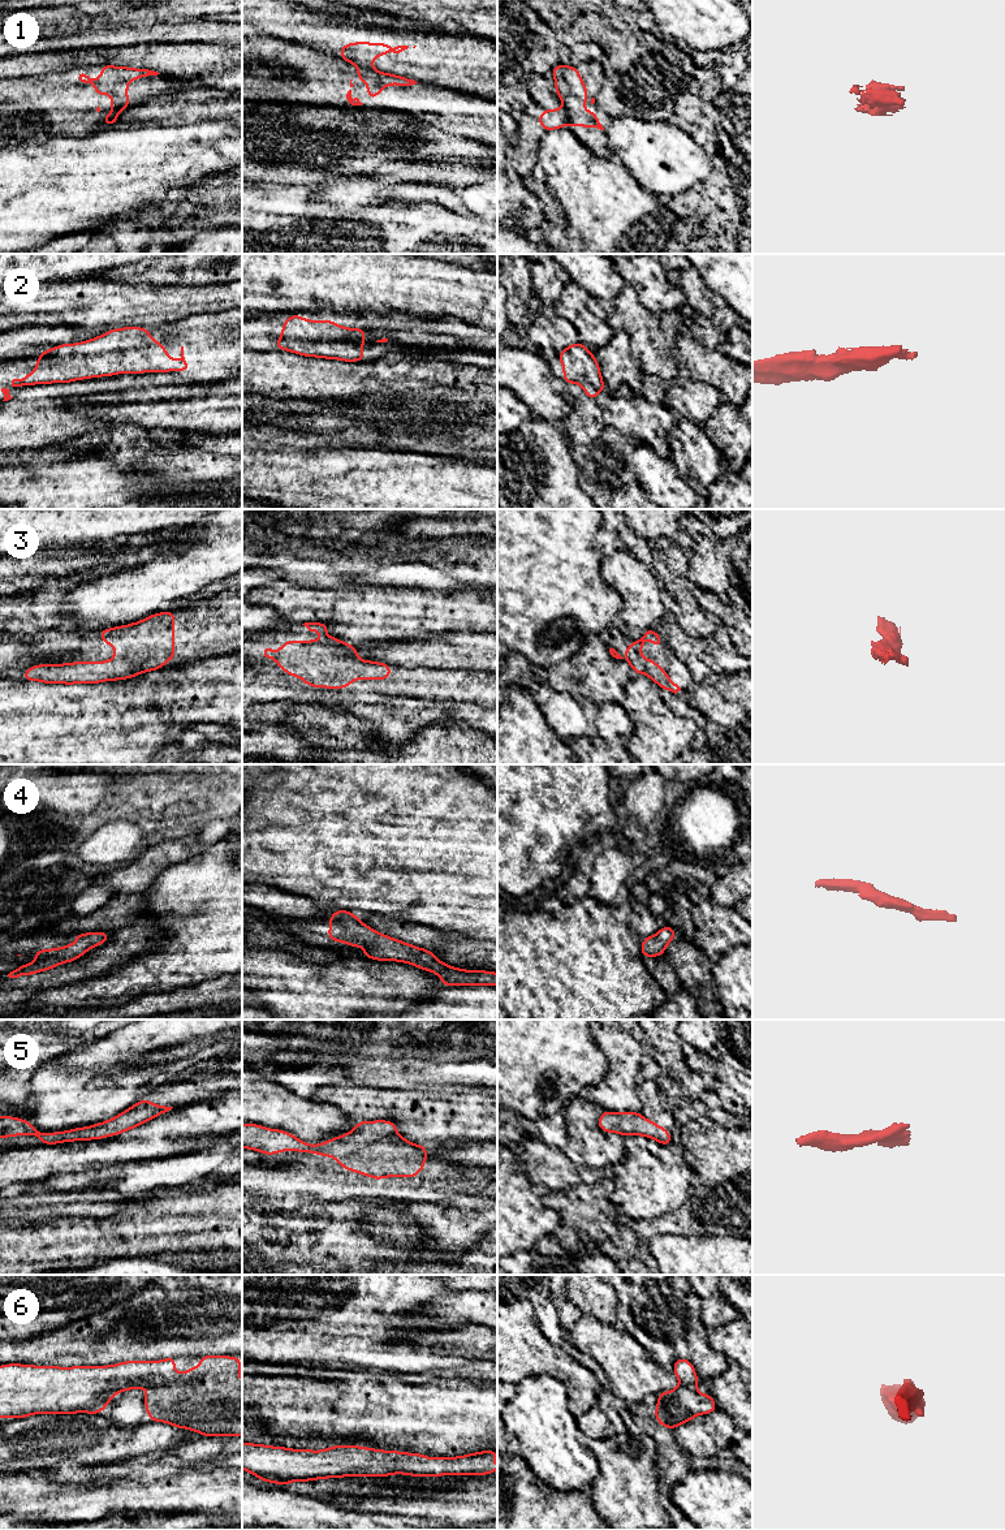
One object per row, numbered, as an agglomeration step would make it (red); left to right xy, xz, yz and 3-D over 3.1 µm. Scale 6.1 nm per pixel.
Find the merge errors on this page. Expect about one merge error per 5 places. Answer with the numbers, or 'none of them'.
1

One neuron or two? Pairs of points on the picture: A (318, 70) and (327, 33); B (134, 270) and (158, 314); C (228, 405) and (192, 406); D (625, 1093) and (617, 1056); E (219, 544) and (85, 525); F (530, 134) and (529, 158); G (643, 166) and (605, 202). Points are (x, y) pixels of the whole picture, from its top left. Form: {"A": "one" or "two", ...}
{"A": "two", "B": "two", "C": "one", "D": "one", "E": "two", "F": "one", "G": "two"}

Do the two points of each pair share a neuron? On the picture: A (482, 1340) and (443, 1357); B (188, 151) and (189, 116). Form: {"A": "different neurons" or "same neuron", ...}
{"A": "same neuron", "B": "different neurons"}

